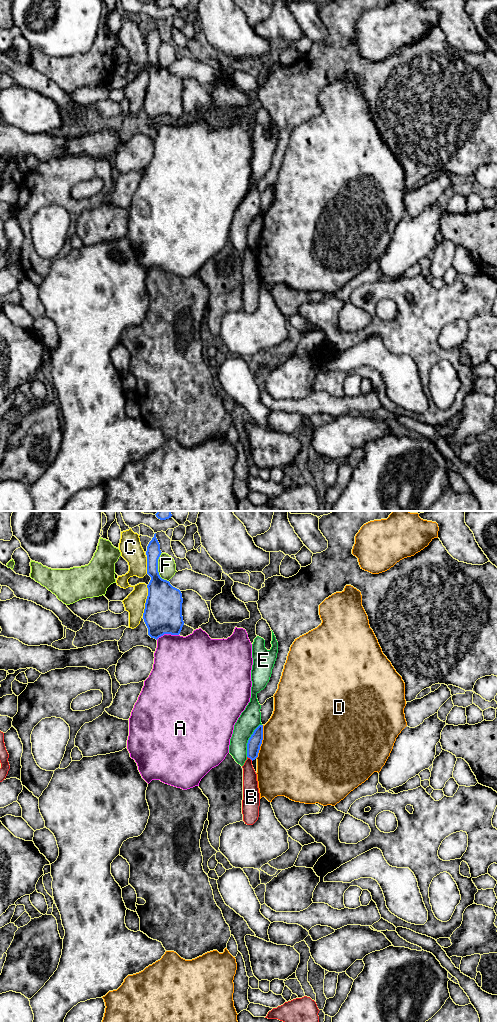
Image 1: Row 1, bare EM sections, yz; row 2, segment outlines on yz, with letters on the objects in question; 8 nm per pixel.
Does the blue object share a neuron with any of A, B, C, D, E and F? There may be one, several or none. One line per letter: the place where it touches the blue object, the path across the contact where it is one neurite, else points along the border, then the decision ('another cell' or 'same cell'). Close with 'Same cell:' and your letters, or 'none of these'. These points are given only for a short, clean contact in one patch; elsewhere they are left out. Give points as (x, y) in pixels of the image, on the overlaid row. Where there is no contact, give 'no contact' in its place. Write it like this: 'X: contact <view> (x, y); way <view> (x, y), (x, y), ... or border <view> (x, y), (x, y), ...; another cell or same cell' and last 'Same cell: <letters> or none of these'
A: contact yz (167, 633); another cell
B: contact yz (250, 758); border yz (247, 756), (252, 760); another cell
C: contact yz (146, 600); another cell
D: contact yz (261, 742); border yz (263, 725), (263, 739), (258, 755), (255, 758); another cell
E: contact yz (248, 740); another cell
F: contact yz (157, 568); another cell
Same cell: none of these

